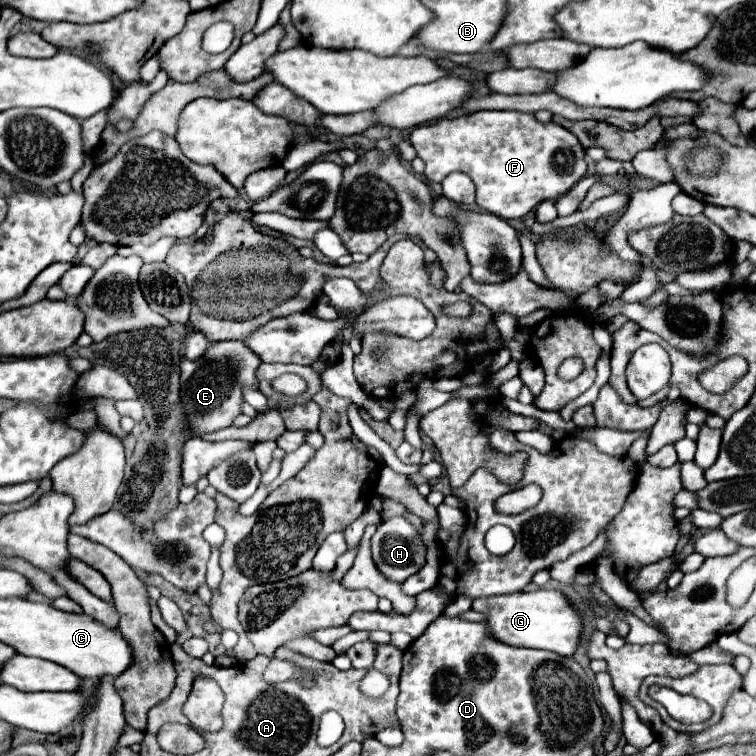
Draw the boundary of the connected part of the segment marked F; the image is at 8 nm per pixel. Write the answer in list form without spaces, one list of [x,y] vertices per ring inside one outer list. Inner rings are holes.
[[[473,112],[459,118],[443,118],[435,124],[417,126],[411,132],[411,144],[417,156],[425,162],[425,176],[431,182],[441,182],[451,172],[465,172],[477,186],[477,206],[503,220],[523,218],[527,212],[543,200],[557,200],[561,194],[571,190],[587,172],[585,150],[579,140],[565,128],[547,122],[541,124],[533,114],[523,112]]]

